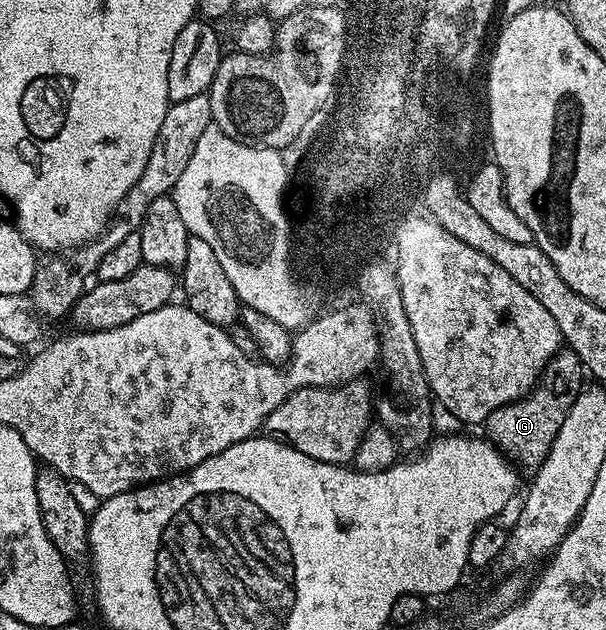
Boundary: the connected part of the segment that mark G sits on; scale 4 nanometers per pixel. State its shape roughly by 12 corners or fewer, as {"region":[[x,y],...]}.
{"region":[[559,349],[524,398],[486,417],[485,437],[533,472],[584,389]]}

